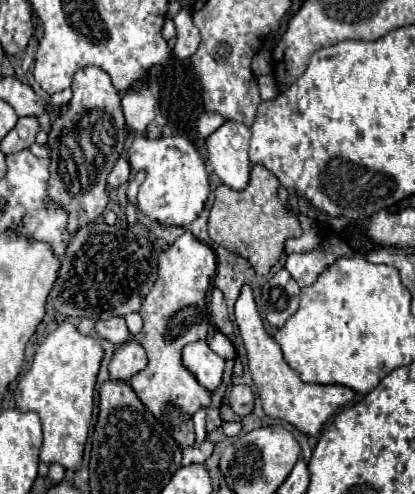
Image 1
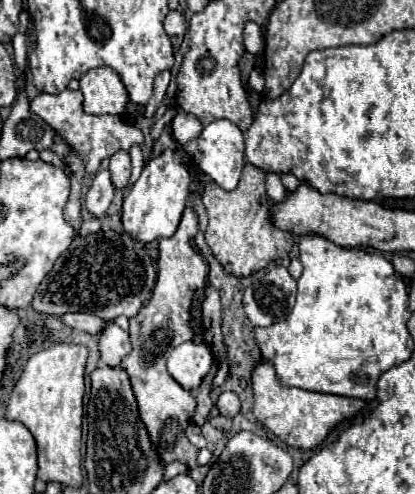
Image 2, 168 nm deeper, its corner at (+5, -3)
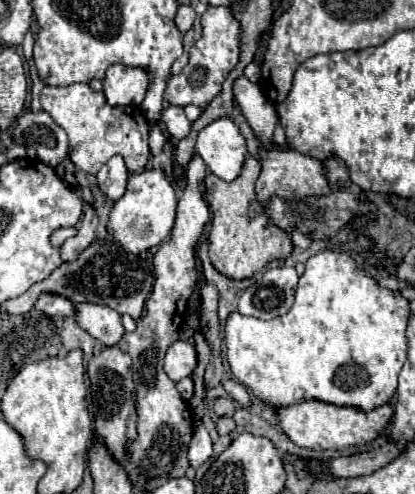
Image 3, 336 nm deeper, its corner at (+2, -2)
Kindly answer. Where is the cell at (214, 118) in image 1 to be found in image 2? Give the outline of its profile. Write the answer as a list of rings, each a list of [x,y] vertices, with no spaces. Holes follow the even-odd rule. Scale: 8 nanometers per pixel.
[[[177,113],[173,119],[173,135],[179,143],[187,143],[199,137],[199,133],[203,131],[203,123],[199,123],[199,119],[195,119],[195,115],[187,115],[187,113]]]

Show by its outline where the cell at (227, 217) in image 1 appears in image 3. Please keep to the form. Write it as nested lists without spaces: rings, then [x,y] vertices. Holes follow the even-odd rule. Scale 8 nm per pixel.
[[[254,156],[244,160],[242,172],[236,180],[224,182],[214,174],[204,178],[206,184],[206,198],[208,206],[212,208],[212,228],[208,234],[208,248],[210,248],[210,262],[212,266],[230,280],[244,280],[260,272],[270,260],[286,260],[292,254],[292,240],[290,234],[282,232],[276,226],[268,226],[262,206],[256,200],[254,182],[260,174],[260,162]]]

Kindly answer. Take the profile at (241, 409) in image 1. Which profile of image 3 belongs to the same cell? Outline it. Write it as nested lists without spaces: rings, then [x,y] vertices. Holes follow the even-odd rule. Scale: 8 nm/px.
[[[218,398],[214,402],[216,416],[232,416],[234,414],[234,400],[232,398]]]

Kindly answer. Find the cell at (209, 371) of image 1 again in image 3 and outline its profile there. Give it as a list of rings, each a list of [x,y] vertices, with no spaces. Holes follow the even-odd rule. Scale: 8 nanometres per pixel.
[[[176,340],[170,346],[170,350],[166,350],[164,370],[174,382],[190,376],[194,366],[196,366],[196,350],[194,350],[194,346],[190,342]]]

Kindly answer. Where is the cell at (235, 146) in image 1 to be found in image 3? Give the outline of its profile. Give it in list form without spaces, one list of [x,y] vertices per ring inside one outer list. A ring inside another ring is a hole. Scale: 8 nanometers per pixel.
[[[218,118],[200,130],[196,152],[218,178],[232,182],[246,158],[246,140],[230,118]]]

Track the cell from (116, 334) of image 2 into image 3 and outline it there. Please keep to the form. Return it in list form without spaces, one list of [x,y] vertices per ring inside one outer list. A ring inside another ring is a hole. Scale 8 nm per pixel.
[[[74,304],[76,308],[76,322],[96,340],[100,340],[106,346],[116,346],[124,334],[124,328],[120,324],[120,314],[116,310],[110,310],[110,306],[102,304]]]

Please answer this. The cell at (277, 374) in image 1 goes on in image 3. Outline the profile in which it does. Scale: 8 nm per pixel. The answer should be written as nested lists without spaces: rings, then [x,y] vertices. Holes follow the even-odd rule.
[[[304,400],[296,406],[278,410],[280,428],[288,434],[288,438],[302,448],[312,450],[346,450],[350,446],[364,446],[378,438],[378,434],[386,428],[392,418],[392,406],[384,404],[372,412],[362,412],[358,408],[342,408],[324,404],[318,400]]]

